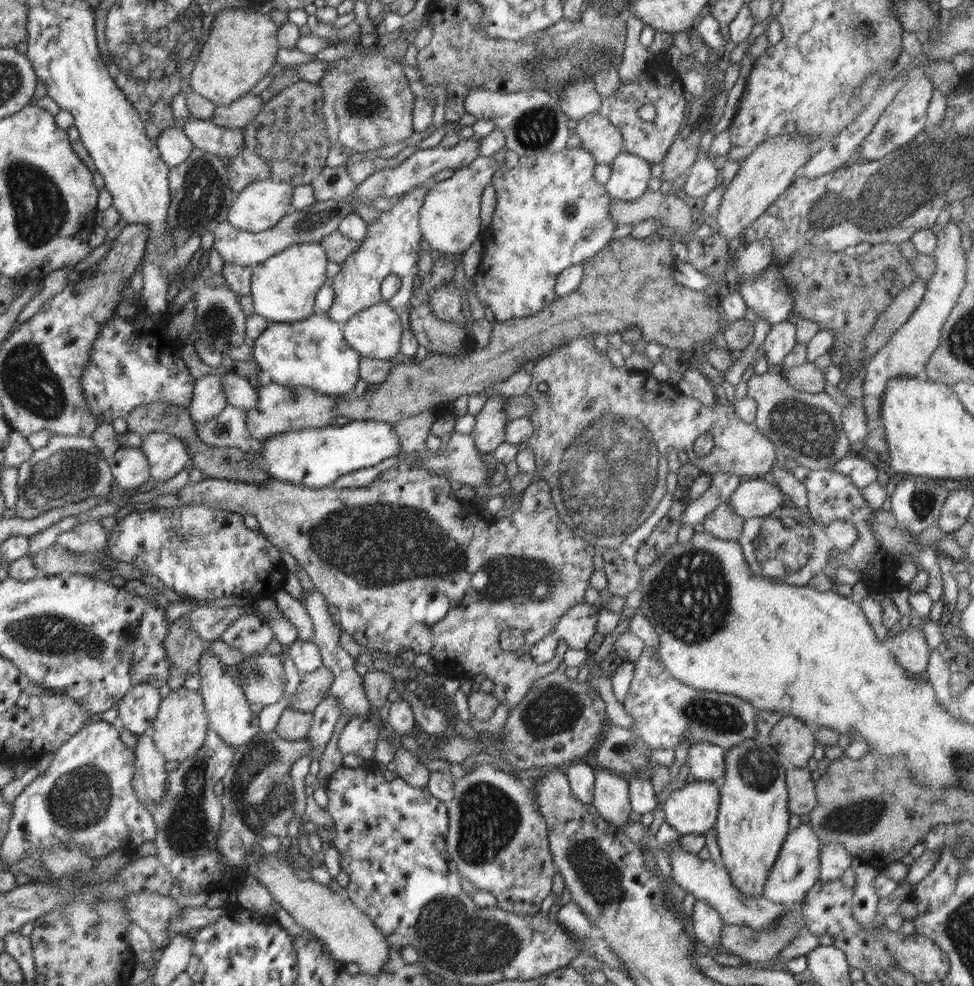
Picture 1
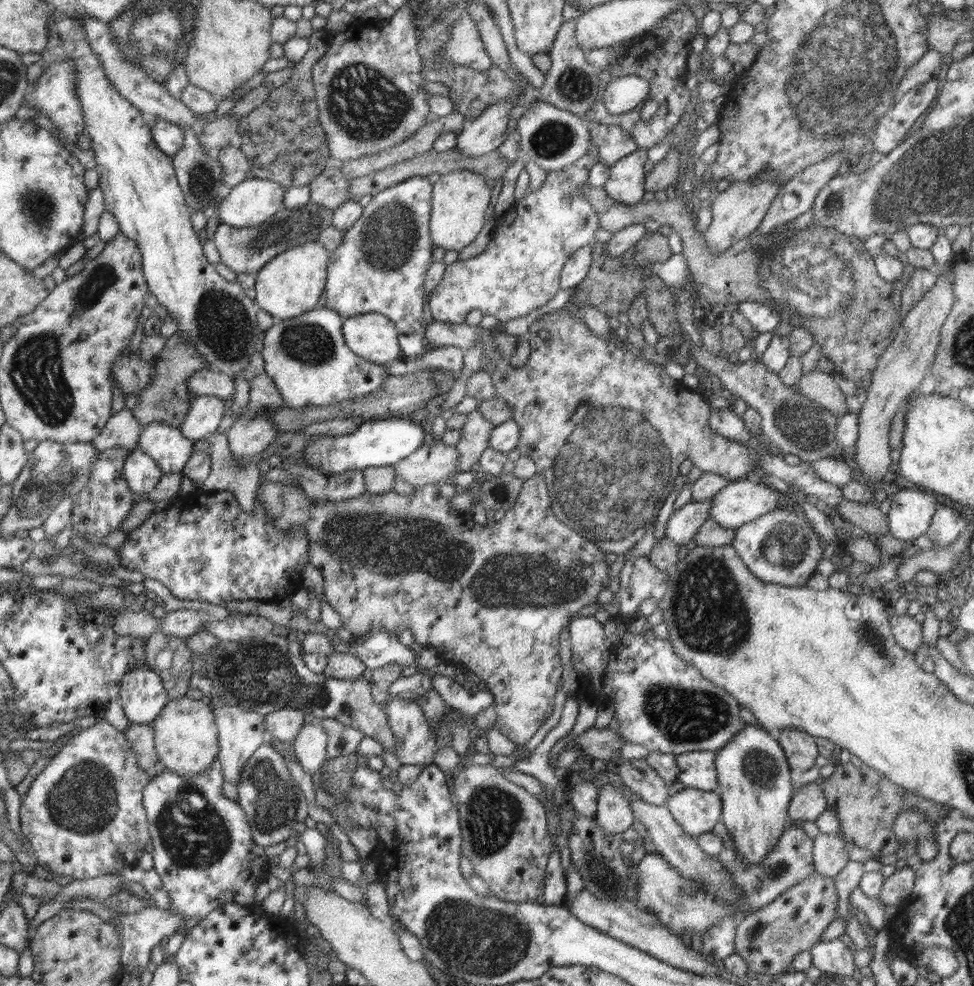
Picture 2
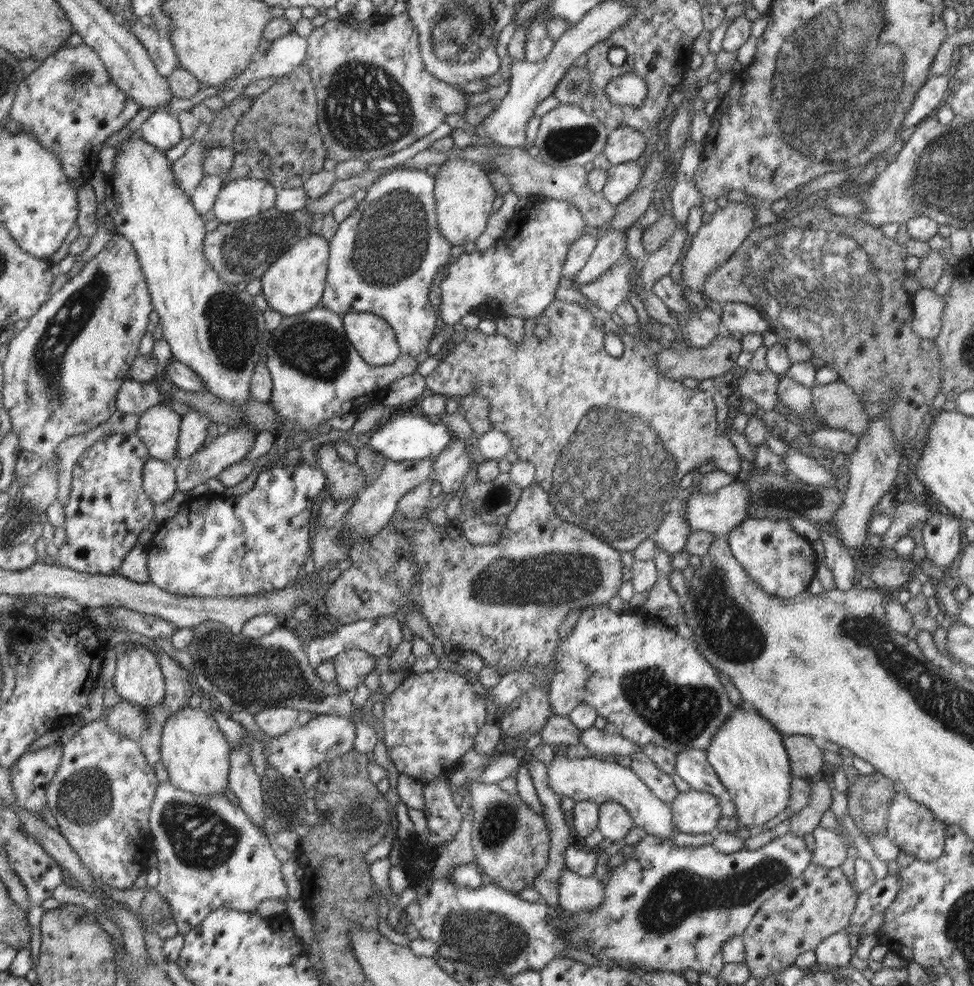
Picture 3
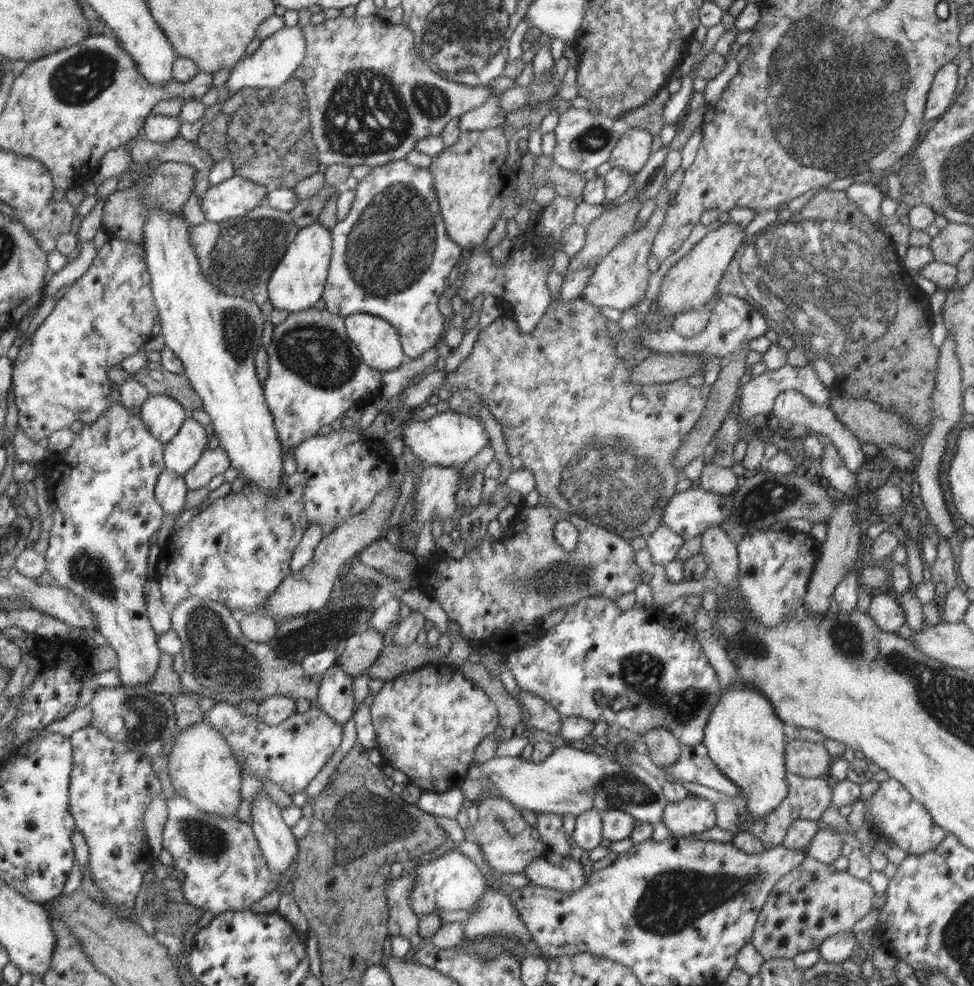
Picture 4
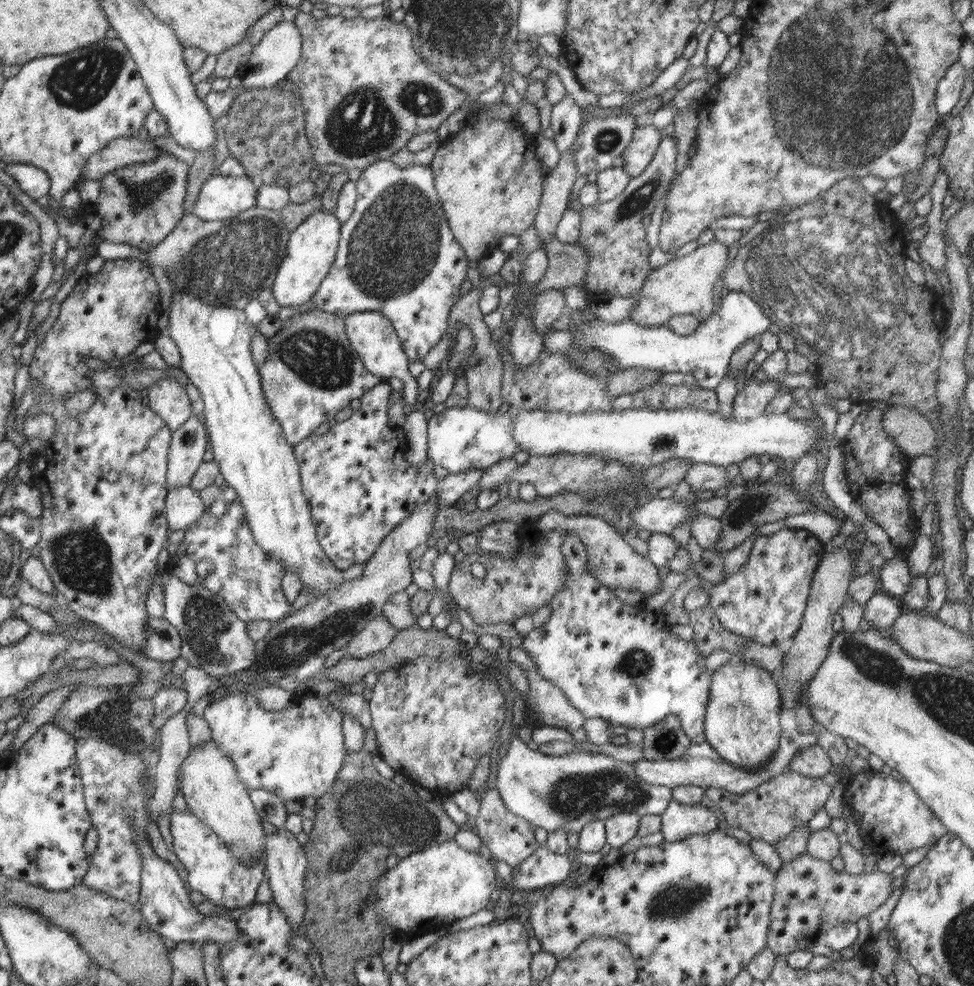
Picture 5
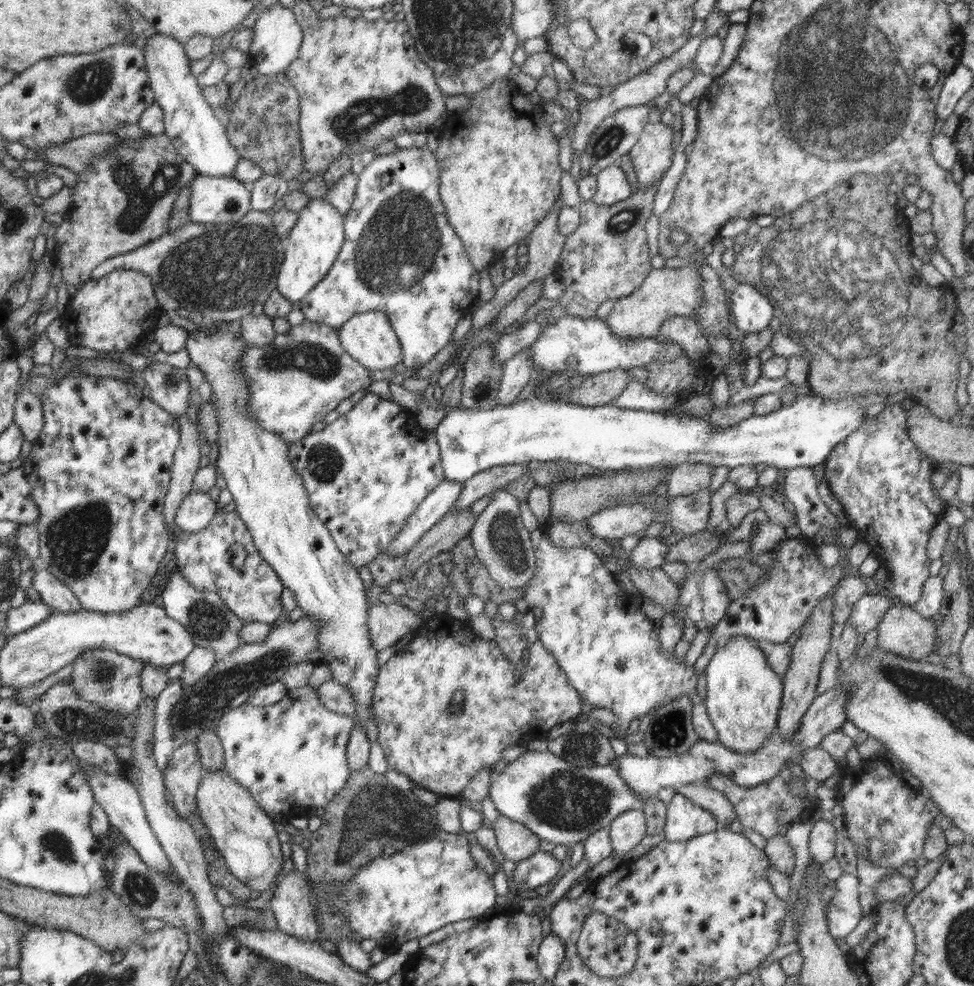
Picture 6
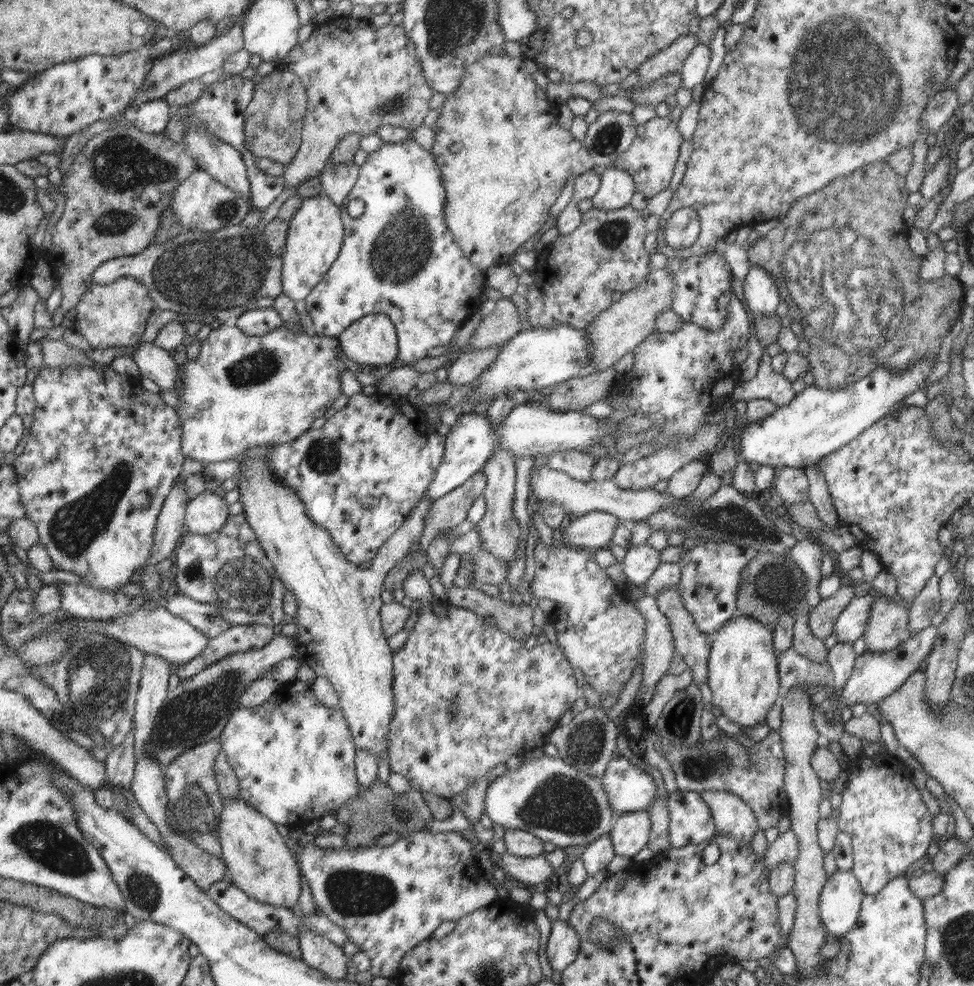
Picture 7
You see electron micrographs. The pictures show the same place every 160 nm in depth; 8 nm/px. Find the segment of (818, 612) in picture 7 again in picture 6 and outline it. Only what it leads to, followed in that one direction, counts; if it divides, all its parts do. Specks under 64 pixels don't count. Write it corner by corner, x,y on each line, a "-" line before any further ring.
850,576
846,579
842,578
833,593
835,601
832,612
832,624
842,624
848,621
854,605
864,594
866,594
866,585
863,577

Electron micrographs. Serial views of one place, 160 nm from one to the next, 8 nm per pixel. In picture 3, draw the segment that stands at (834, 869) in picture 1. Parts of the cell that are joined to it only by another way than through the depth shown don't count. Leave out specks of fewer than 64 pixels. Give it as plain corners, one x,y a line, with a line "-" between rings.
818,826
809,837
815,847
811,862
824,868
838,868
847,858
847,842
832,830

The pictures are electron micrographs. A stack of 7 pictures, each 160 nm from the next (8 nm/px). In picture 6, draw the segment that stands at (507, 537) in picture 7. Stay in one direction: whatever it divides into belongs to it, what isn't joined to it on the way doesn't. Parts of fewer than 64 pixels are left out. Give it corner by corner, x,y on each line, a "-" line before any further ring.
507,487
490,494
491,501
476,515
469,537
475,550
475,558
487,568
497,585
503,589
519,589
533,577
536,568
535,554
531,534
522,524
519,501
506,491

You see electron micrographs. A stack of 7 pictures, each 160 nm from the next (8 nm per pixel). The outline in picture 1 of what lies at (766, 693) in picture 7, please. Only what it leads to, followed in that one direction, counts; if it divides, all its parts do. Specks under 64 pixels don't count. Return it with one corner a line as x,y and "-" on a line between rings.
745,740
725,751
726,780
719,789
715,830
722,865
730,873
732,885
746,897
762,895
766,877
790,830
786,768
784,759
772,746
756,740

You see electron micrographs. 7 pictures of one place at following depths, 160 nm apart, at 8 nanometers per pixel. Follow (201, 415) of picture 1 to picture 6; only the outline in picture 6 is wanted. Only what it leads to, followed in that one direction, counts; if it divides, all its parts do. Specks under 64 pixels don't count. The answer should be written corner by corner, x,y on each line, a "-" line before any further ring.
186,415
178,419
180,440
172,464
172,474
168,487
163,513
166,524
172,526
176,509
181,505
182,499
192,491
194,476
199,470
200,437
196,422
188,420

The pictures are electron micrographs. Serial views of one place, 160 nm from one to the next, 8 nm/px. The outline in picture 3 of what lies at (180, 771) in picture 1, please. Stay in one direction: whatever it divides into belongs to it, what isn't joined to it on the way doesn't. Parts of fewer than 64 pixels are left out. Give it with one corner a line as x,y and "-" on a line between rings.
163,781
157,784
151,808
152,810
150,810
149,816
149,846
153,850
152,862
159,869
159,882
154,890
157,891
160,896
164,897
164,900
169,902
171,915
175,920
178,935
183,937
190,929
198,926
211,912
220,908
252,912
257,910
257,906
260,902
269,898
280,899
286,906
286,898
289,896
288,887
286,887
286,883
284,883
284,879
282,879
281,862
275,856
275,844
270,837
264,836
264,833
260,832
260,830
248,820
248,815
244,814
240,805
233,804
228,797
225,797
222,793
213,795
192,794
191,792
180,790
170,781

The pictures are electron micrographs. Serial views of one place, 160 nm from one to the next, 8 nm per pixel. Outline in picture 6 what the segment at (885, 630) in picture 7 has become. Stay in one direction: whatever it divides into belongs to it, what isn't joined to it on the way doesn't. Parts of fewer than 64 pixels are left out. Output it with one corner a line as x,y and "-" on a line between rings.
893,602
877,626
877,646
882,651
914,661
932,654
937,626
911,607

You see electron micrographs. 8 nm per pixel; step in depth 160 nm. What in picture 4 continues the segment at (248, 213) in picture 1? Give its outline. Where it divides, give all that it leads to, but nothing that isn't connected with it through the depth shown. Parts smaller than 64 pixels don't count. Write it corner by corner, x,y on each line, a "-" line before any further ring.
231,176
216,186
210,186
204,195
202,210
206,221
224,222
230,218
244,216
249,210
267,202
267,188
240,176

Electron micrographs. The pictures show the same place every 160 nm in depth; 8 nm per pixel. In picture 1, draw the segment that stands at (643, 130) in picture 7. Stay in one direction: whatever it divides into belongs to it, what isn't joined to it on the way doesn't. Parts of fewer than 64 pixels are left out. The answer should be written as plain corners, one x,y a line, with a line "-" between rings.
598,112
587,114
584,118
573,124
573,132
578,135
582,141
581,147
587,150
597,164
610,165
617,154
623,152
624,138
619,130
606,118

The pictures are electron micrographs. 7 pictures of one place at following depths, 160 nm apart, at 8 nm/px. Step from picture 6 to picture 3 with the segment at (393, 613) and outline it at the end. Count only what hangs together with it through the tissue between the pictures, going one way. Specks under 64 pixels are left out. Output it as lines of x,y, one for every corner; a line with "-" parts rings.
351,648
337,654
332,660
337,684
345,690
352,691
362,684
368,673
374,669
376,658
359,648

